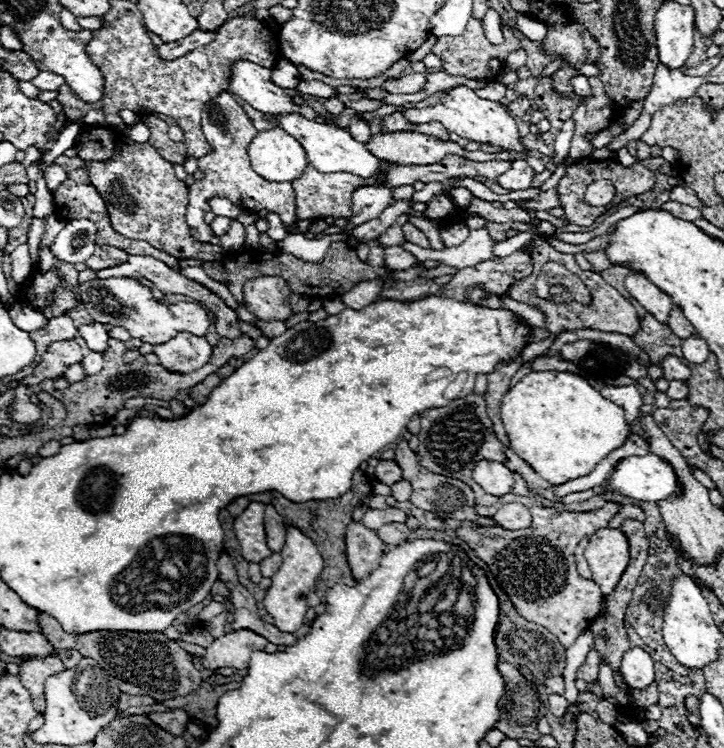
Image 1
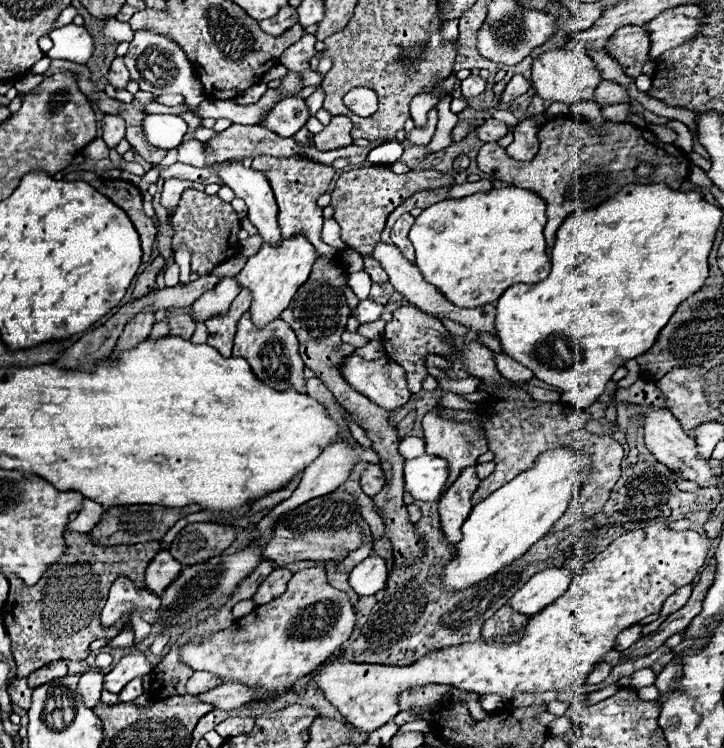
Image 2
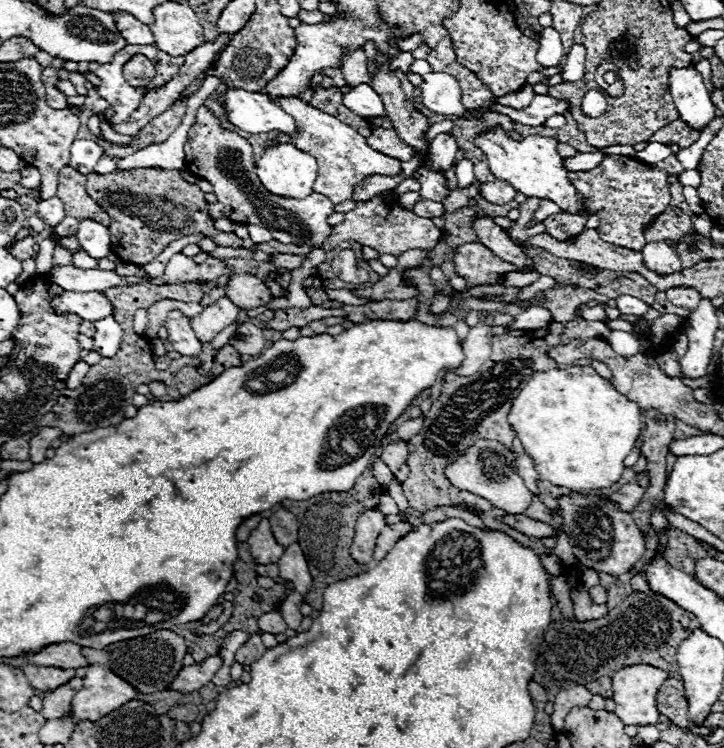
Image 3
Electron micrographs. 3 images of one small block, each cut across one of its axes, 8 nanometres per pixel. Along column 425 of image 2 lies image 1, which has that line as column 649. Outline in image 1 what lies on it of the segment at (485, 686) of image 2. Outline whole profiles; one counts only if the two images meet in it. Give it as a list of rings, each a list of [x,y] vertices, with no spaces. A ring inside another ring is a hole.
[[[630,648],[622,656],[620,674],[626,680],[628,688],[646,688],[654,682],[654,662],[648,652],[642,648]]]

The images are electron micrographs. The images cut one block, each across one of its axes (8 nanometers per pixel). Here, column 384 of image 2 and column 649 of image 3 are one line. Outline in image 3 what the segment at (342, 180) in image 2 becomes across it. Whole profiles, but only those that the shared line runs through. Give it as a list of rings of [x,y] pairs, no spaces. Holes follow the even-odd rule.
[[[606,156],[596,168],[588,172],[570,172],[568,178],[582,196],[584,208],[600,218],[600,226],[596,228],[600,238],[622,248],[640,252],[646,244],[642,230],[670,204],[668,172],[642,164],[630,156]]]

